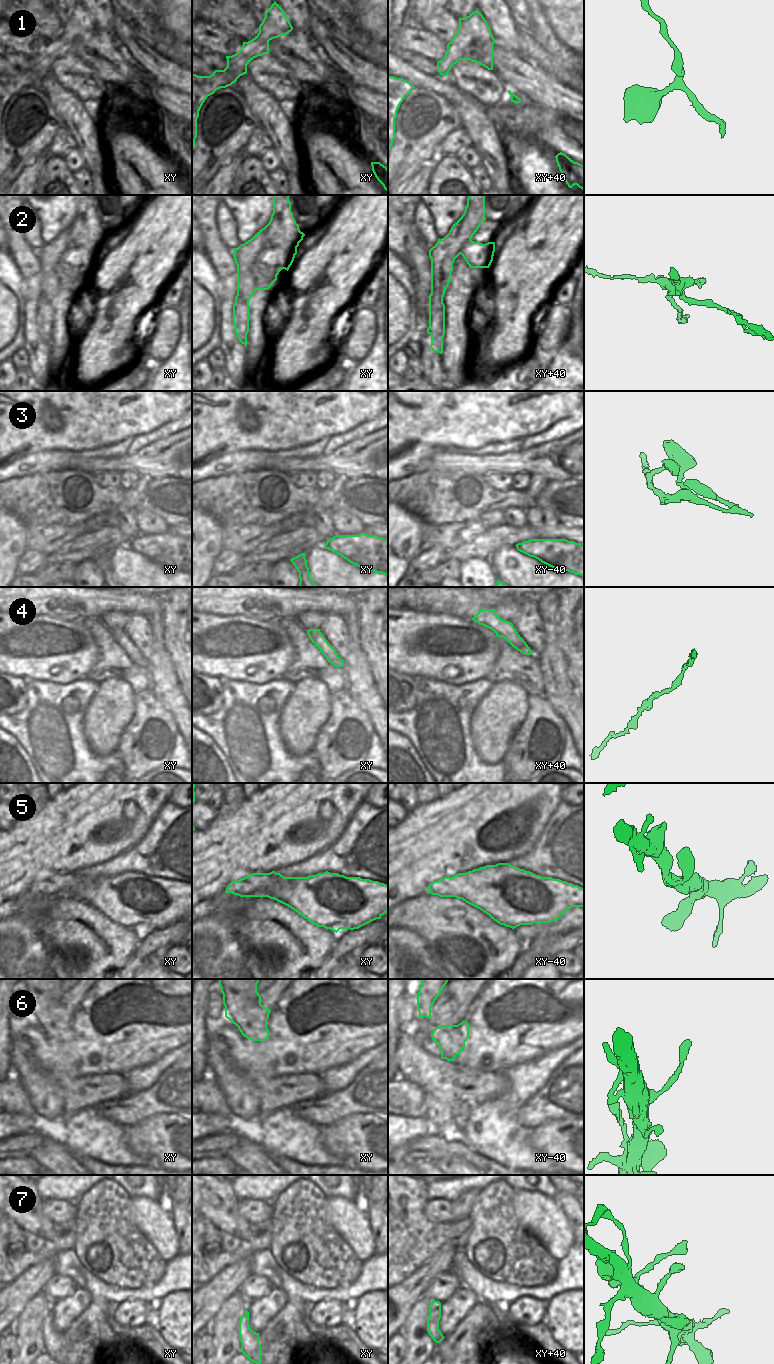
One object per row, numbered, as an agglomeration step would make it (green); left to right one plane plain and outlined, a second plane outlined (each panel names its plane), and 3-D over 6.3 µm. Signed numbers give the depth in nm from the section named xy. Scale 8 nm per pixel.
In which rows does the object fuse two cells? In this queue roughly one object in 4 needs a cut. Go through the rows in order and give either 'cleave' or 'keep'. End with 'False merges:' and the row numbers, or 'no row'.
1: keep
2: cleave
3: keep
4: keep
5: keep
6: keep
7: keep
False merges: 2

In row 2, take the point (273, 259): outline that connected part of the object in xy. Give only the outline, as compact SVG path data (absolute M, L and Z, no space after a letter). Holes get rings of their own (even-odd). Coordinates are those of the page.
M268 246L251 267L257 279L257 290L268 290L282 269L289 270L297 248L293 246Z

